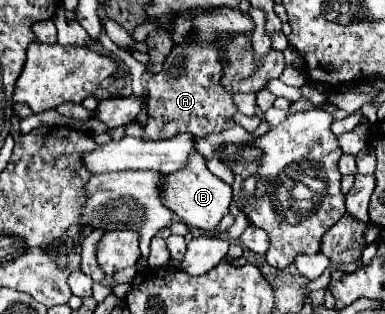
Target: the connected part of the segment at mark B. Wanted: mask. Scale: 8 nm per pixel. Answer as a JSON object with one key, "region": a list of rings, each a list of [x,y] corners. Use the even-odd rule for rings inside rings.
{"region":[[[191,153],[185,167],[163,175],[159,181],[159,191],[163,203],[189,227],[201,229],[201,231],[215,231],[215,225],[223,219],[223,215],[229,213],[231,203],[231,185],[223,183],[219,177],[215,177],[207,165],[205,159],[199,153]]]}

